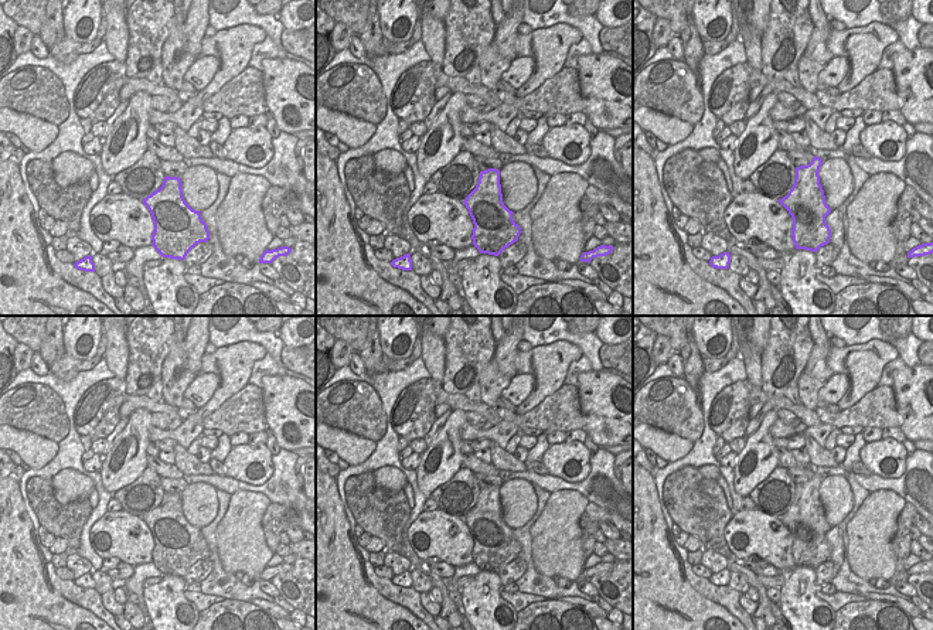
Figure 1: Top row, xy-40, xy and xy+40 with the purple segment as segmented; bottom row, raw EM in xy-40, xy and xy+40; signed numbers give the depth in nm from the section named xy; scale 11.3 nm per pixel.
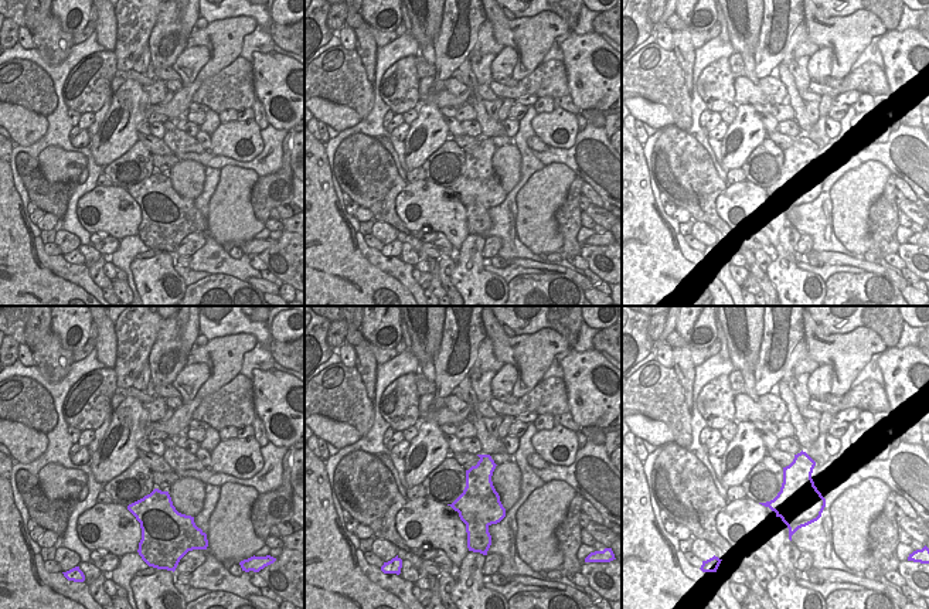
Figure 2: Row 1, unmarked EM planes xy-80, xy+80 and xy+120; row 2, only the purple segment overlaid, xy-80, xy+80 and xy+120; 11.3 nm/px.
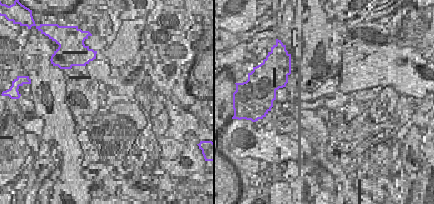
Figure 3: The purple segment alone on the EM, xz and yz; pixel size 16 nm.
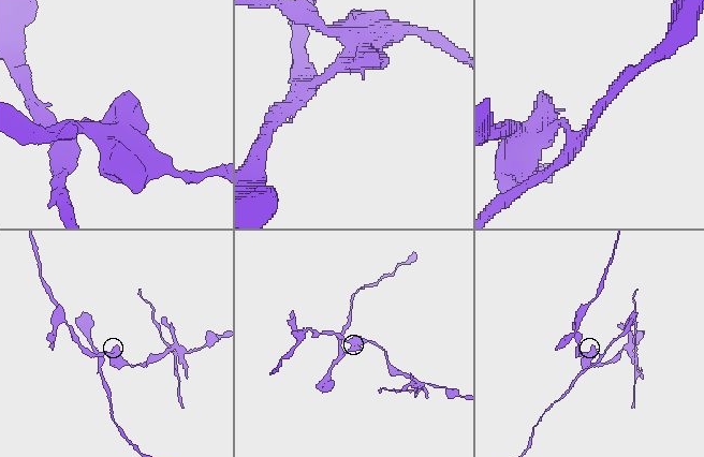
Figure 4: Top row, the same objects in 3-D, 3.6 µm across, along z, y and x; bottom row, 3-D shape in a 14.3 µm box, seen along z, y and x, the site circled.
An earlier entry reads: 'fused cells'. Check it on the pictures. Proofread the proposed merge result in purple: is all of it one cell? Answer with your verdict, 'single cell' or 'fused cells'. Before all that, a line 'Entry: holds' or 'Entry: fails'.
Entry: holds
fused cells

